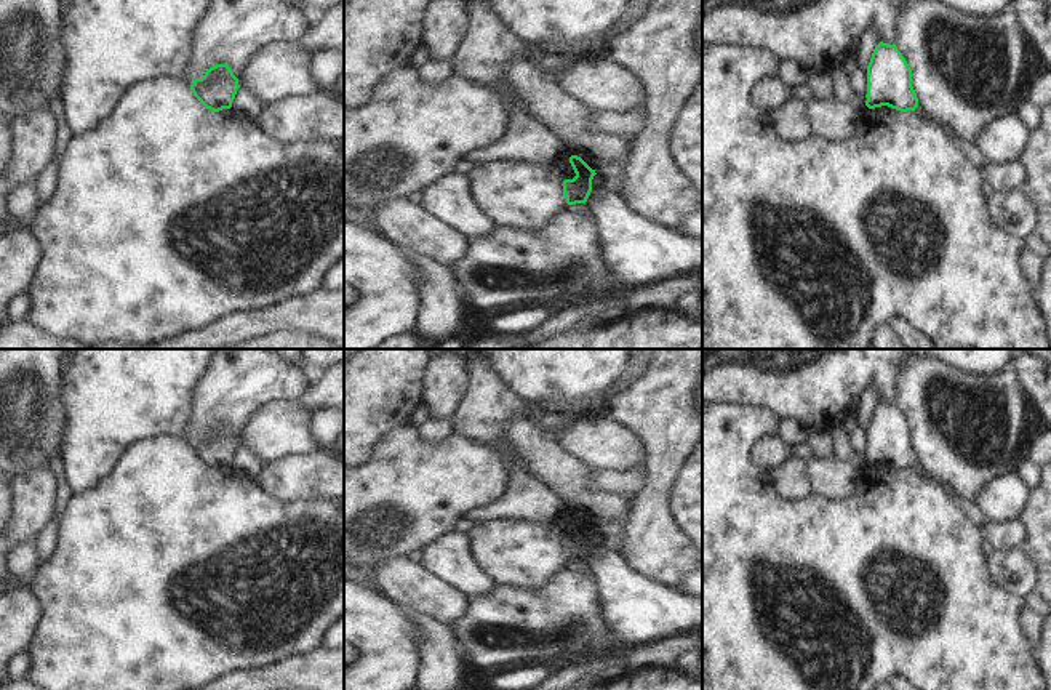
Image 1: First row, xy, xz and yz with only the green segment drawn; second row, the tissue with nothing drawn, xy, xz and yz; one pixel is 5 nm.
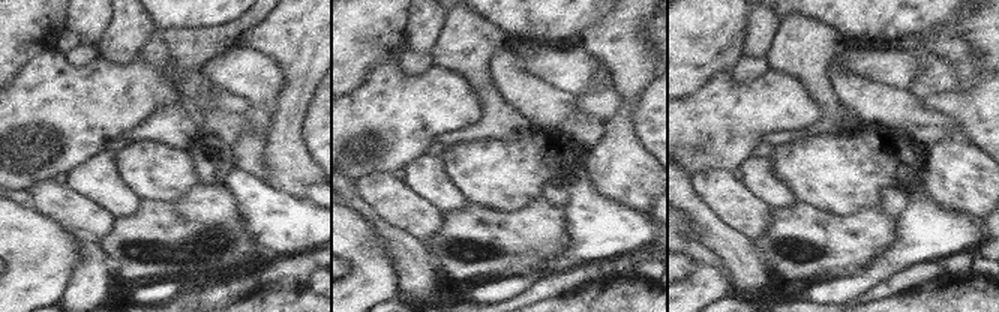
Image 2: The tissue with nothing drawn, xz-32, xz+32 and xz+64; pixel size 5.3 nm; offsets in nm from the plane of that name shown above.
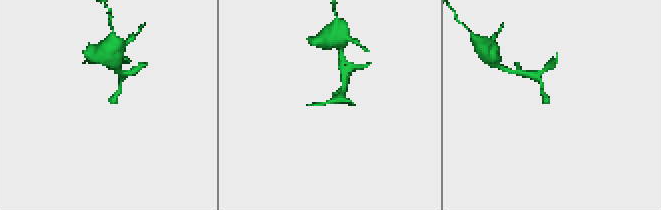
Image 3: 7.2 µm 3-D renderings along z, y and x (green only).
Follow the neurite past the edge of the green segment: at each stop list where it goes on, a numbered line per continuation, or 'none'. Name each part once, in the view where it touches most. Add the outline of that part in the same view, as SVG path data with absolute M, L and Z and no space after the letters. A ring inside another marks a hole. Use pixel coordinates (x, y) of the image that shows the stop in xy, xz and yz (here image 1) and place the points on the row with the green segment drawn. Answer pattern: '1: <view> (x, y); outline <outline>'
none

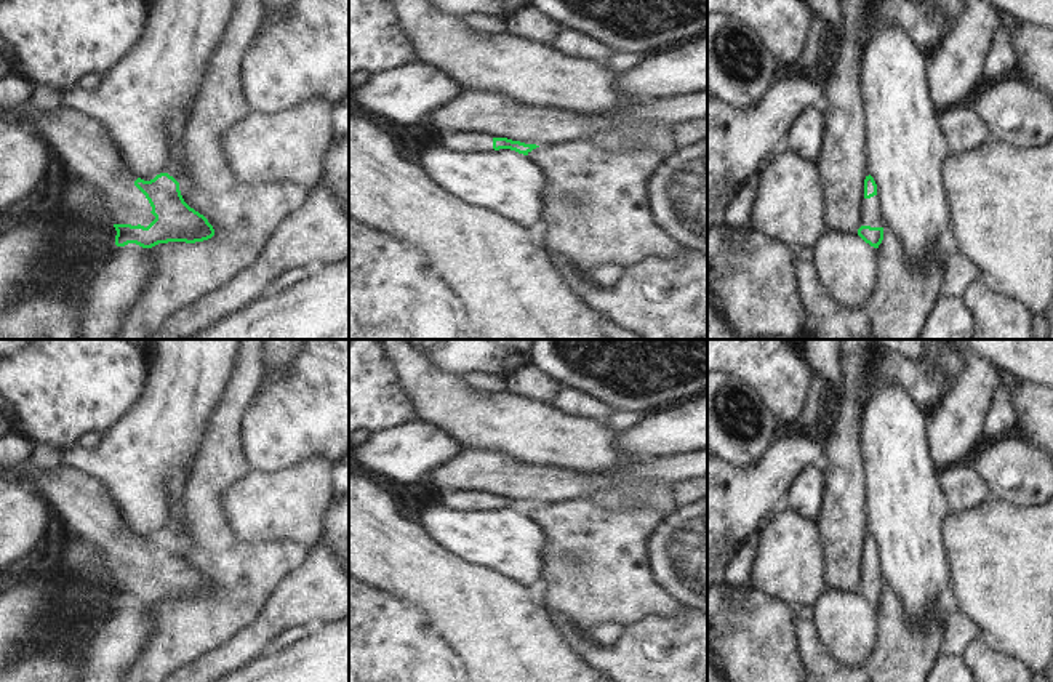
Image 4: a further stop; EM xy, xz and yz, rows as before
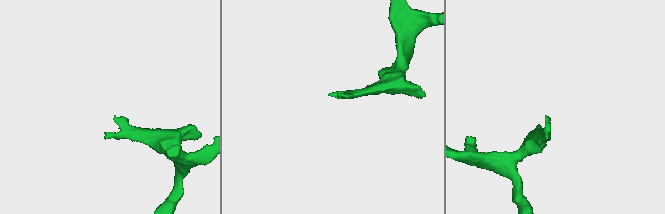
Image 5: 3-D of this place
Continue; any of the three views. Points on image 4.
1: xy (80, 141); outline M24 101L5 110L5 120L21 125L34 138L45 139L70 173L96 191L114 224L147 227L155 219L149 200L134 186L138 178L125 166L104 125L96 118L64 106L38 112Z

